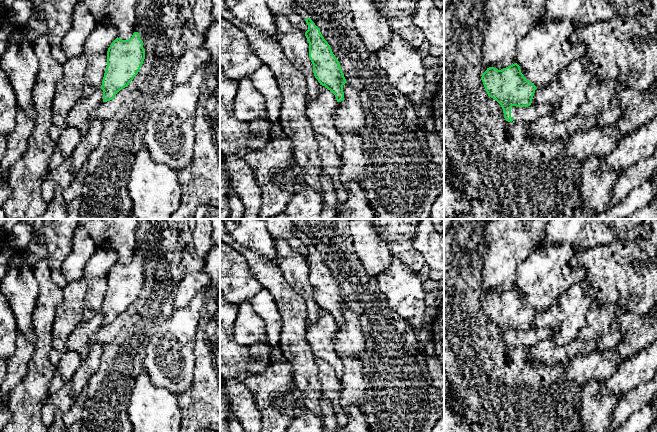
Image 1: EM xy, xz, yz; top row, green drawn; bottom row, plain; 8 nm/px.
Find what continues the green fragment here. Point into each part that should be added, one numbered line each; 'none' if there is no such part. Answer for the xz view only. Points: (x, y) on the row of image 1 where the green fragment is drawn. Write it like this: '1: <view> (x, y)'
1: xz (299, 10)

